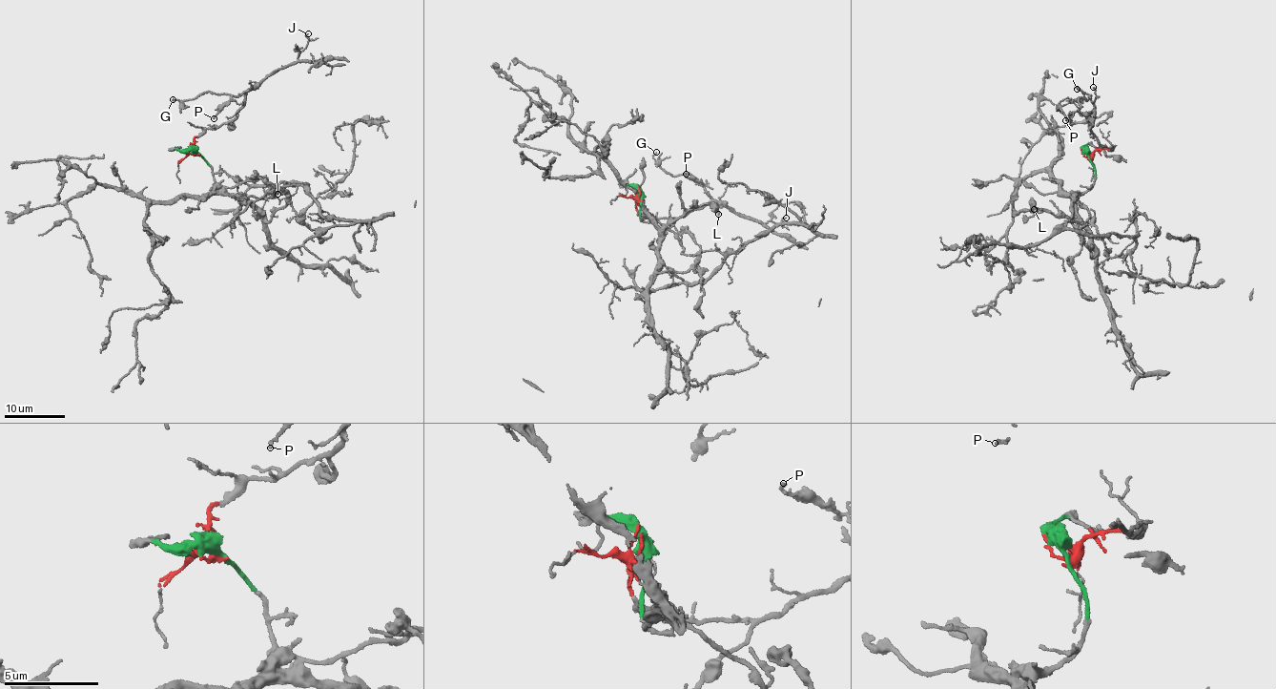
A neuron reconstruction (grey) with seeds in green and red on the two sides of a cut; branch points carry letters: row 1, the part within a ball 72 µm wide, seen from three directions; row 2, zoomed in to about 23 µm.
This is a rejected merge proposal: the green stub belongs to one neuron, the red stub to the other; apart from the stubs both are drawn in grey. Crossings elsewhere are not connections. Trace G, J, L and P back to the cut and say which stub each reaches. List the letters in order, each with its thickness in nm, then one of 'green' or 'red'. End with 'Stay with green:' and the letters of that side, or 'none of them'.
G: 100 nm | red
J: 120 nm | red
L: 150 nm | green
P: 140 nm | red
Stay with green: L

